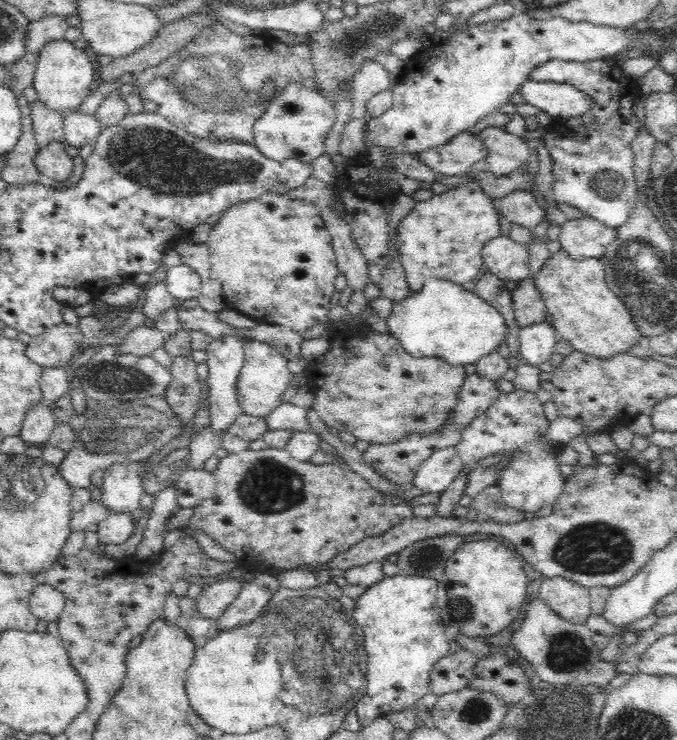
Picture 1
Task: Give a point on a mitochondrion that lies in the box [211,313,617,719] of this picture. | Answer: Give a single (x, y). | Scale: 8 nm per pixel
(269, 486)

